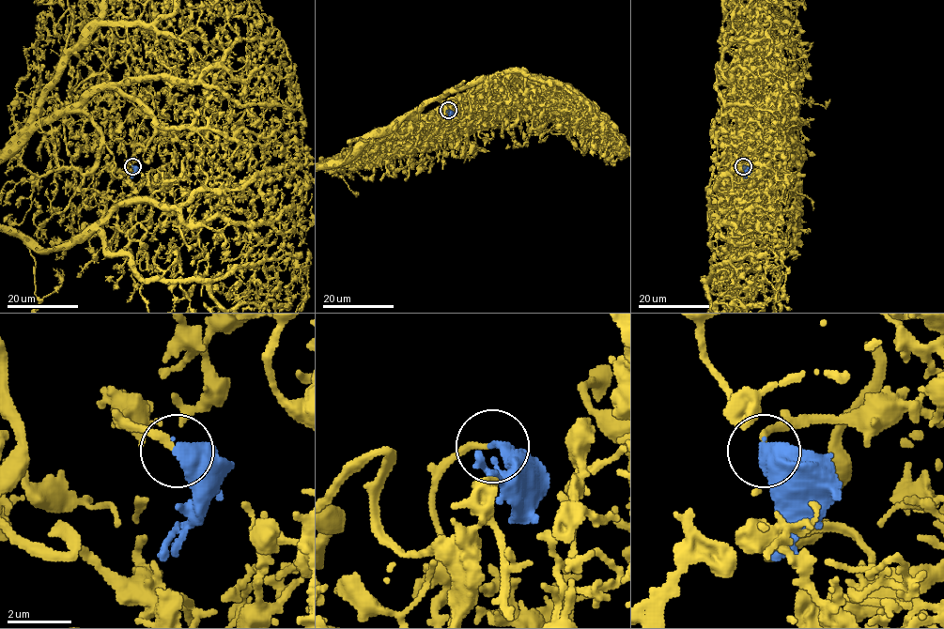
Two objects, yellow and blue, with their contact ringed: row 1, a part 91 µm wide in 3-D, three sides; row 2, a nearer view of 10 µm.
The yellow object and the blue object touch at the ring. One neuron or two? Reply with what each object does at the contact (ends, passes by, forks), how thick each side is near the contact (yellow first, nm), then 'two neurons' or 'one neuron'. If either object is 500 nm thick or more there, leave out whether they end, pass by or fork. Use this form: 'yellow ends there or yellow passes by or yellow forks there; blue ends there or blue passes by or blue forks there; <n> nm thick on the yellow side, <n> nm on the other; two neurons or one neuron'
yellow ends there; blue ends there; 200 nm thick on the yellow side, 440 nm on the other; one neuron

